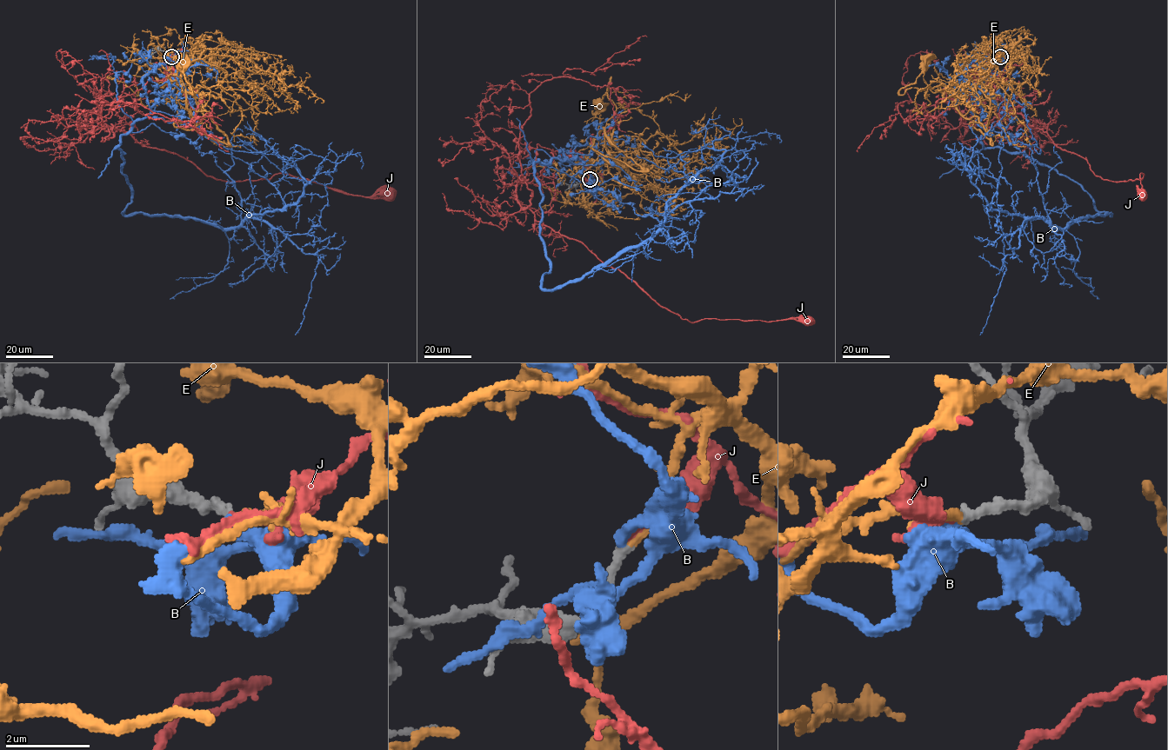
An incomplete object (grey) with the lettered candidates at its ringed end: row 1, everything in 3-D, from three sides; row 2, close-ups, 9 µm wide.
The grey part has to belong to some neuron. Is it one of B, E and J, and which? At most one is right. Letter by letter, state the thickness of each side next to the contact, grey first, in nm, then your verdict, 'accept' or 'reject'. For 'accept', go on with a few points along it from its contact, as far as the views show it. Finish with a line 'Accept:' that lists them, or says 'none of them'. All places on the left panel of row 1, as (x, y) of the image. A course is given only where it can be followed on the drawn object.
B: 240/300 nm | reject
E: 240/200 nm | accept | via (171, 56), (191, 64), (181, 84), (196, 92), (189, 88), (191, 95), (179, 63)
J: 240/160 nm | reject
Accept: E

